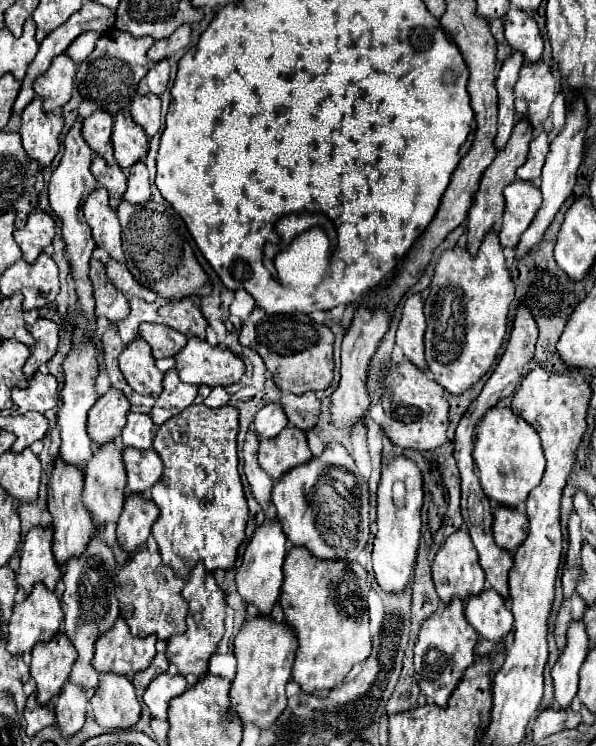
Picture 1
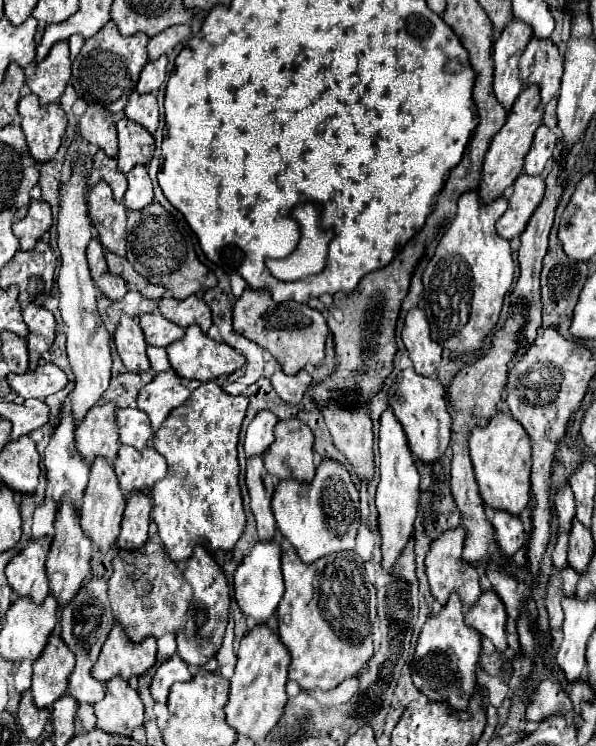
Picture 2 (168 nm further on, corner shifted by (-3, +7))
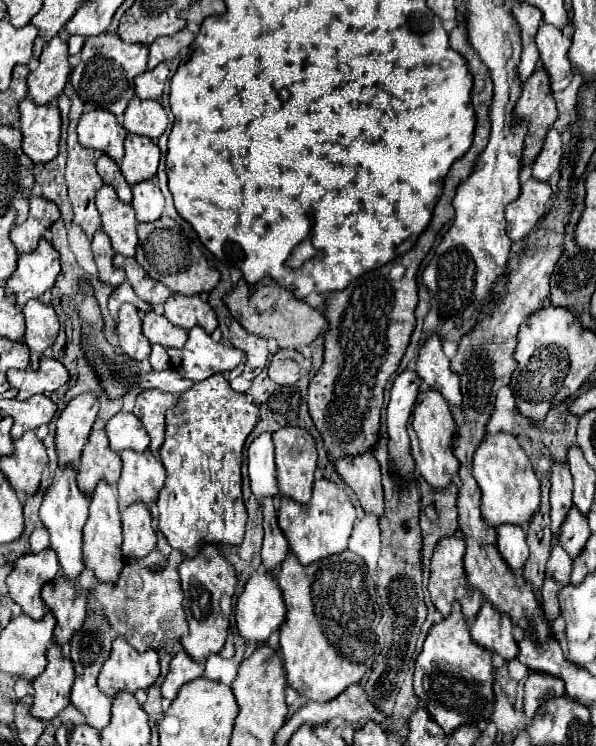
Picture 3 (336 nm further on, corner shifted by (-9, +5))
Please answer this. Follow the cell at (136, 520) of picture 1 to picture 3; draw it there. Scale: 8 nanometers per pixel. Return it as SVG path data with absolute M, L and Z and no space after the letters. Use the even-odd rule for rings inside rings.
M133 503L121 511L123 521L123 555L141 559L155 549L157 535L153 529L151 513L145 503Z

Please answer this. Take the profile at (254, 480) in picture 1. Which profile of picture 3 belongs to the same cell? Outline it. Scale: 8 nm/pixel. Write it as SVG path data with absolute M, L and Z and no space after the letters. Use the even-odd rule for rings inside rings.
M263 497L261 501L261 509L263 509L263 529L265 529L265 539L263 539L263 567L267 571L273 571L275 565L279 565L289 551L289 543L283 535L283 531L277 525L277 513L273 507L273 499L271 497Z

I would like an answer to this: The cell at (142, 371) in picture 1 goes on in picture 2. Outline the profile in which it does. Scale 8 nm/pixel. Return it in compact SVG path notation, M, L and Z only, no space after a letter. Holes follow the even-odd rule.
M123 315L113 333L113 341L115 341L119 357L123 359L123 365L131 373L149 369L149 359L145 355L147 343L145 343L145 337L143 337L143 331L141 331L137 319Z

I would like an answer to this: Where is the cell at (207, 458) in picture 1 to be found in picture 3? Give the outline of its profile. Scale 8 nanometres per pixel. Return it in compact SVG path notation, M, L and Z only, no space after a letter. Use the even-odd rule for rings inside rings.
M211 375L209 379L195 383L195 387L181 393L177 405L167 411L165 443L159 449L167 471L167 481L157 497L159 531L169 545L179 549L185 557L195 557L197 547L203 547L205 543L239 545L243 541L247 511L241 497L241 451L257 419L259 409L253 403L247 403L245 395L233 391L223 375Z

